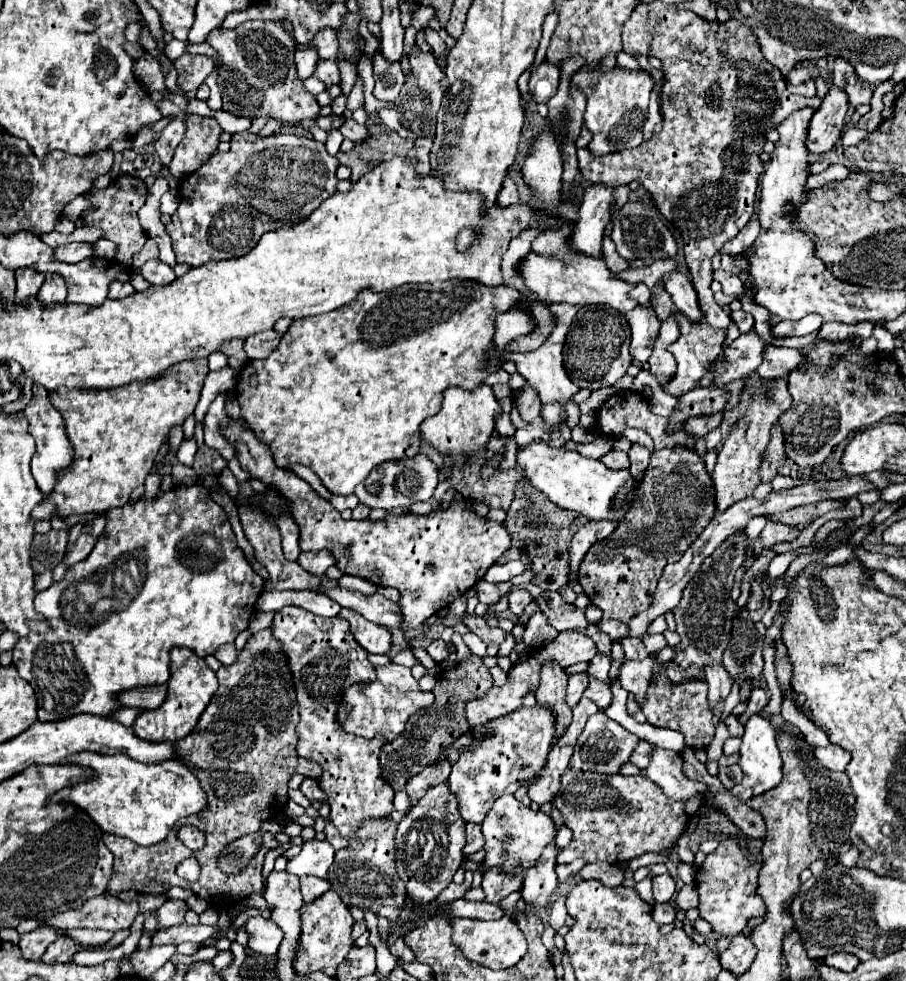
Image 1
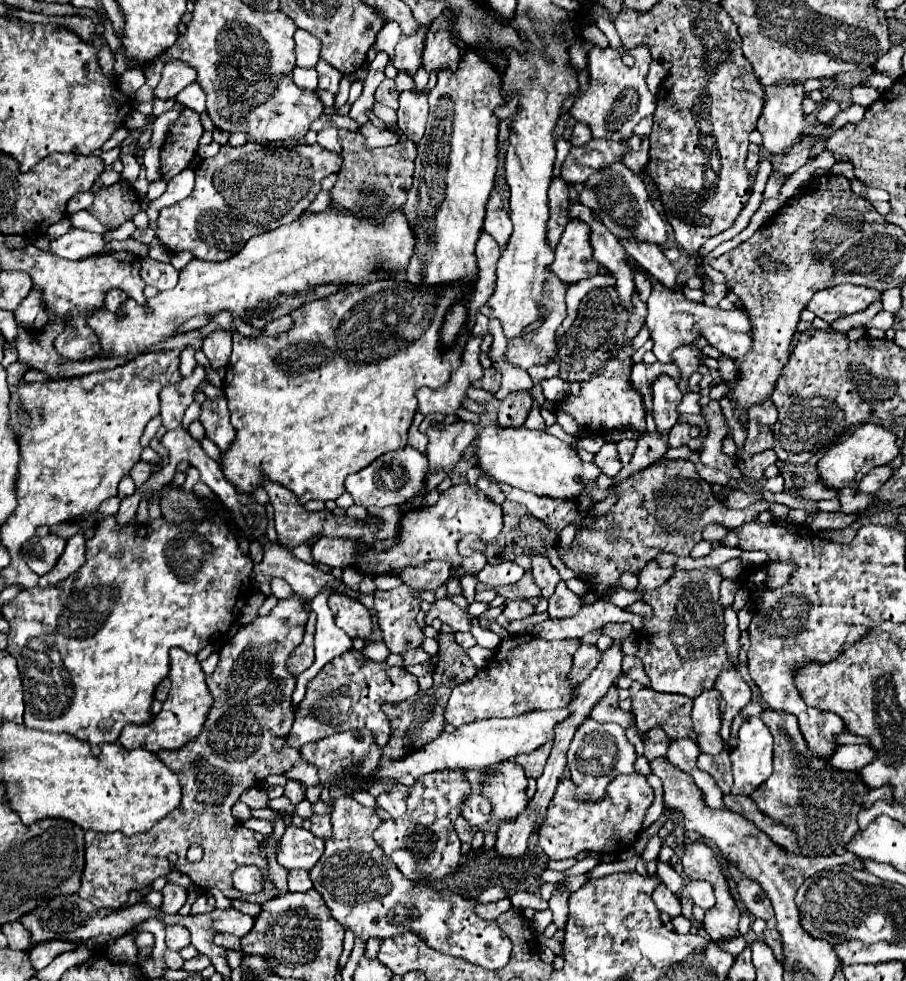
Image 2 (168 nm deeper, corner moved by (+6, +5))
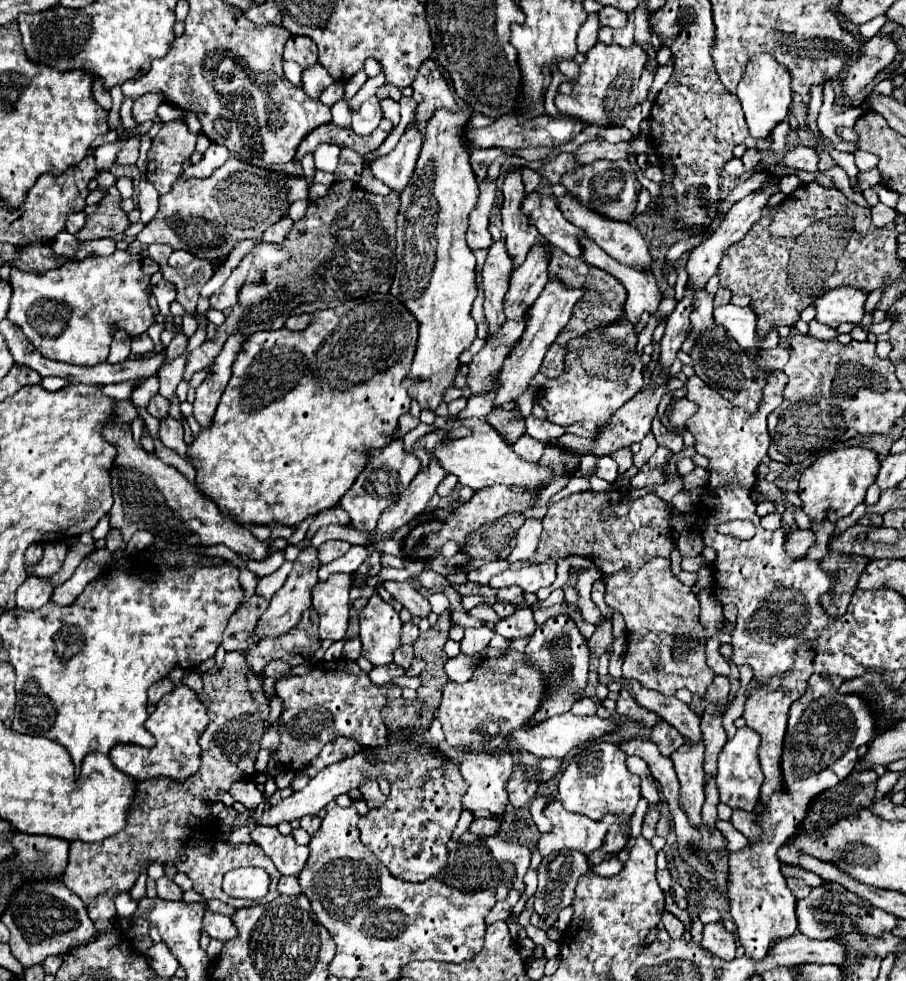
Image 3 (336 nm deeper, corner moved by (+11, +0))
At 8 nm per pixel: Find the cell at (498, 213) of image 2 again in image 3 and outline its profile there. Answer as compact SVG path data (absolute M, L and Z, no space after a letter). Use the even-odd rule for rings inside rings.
M503 239L489 247L489 255L483 265L483 287L485 287L485 321L489 325L487 337L495 337L499 327L505 323L503 299L509 289L509 277L513 273L511 257L505 251Z

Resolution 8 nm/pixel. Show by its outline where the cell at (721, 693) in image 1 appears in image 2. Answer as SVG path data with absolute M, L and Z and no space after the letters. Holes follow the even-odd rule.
M706 690L706 694L700 694L694 700L694 710L692 710L694 732L700 750L706 754L722 752L722 740L718 736L720 722L722 722L718 704L720 704L718 690Z

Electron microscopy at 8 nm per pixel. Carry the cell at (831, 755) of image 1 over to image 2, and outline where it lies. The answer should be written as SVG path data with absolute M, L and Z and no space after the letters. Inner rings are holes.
M850 744L838 746L828 758L828 764L838 770L860 770L874 760L874 750L868 744Z

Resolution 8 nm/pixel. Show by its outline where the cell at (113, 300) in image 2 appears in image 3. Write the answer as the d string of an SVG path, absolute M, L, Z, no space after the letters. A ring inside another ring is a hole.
M117 331L113 335L113 343L111 343L111 353L107 357L107 363L121 363L131 355L131 337L123 331Z

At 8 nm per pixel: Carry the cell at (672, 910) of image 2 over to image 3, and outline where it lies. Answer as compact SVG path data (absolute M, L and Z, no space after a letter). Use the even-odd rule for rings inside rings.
M663 913L661 923L663 923L663 927L667 929L667 933L669 933L671 939L681 939L681 937L683 937L685 925L683 925L679 919L675 919L671 913Z

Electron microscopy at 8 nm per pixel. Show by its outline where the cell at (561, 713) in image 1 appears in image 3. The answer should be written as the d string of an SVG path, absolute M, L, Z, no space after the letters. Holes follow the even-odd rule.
M515 767L513 769L513 775L509 777L509 783L505 785L505 791L509 795L509 803L515 809L525 807L535 797L537 785L539 785L537 781L525 781L525 773L519 767Z

